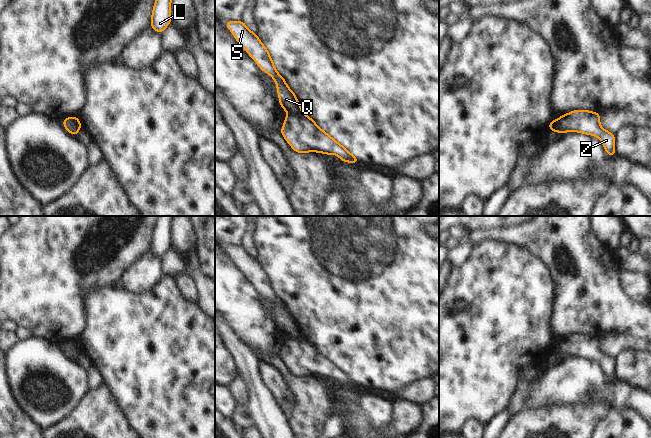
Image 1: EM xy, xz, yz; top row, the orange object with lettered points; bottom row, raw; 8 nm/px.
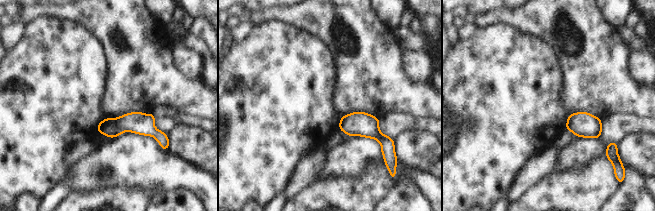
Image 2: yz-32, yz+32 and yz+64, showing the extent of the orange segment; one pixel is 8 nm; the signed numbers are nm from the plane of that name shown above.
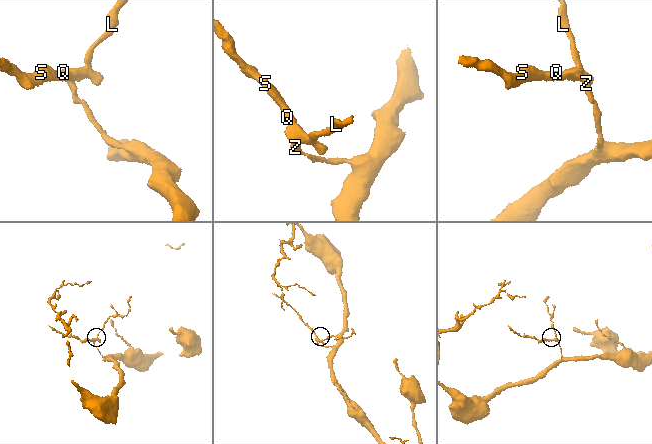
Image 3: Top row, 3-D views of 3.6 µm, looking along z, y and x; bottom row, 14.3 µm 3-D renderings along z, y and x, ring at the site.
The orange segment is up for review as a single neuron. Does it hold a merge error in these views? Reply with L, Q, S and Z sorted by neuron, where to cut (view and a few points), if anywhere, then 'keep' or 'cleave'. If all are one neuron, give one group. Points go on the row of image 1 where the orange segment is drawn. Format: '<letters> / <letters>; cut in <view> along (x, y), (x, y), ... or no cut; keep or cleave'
L Z / Q S; cut in xz along (301, 111), (296, 114), (288, 114); cleave

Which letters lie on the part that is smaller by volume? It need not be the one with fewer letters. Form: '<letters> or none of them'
Q, S

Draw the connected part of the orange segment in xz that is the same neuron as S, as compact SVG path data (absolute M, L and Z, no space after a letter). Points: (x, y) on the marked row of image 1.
M228 21L224 23L231 31L239 45L247 51L261 70L269 74L275 81L279 97L279 105L291 115L302 112L302 107L295 93L288 87L285 79L277 72L275 64L257 34L248 29L242 21Z

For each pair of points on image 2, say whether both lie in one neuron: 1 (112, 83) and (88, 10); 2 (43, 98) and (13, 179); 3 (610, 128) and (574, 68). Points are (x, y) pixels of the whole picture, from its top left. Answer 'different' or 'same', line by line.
1: same
2: same
3: different

